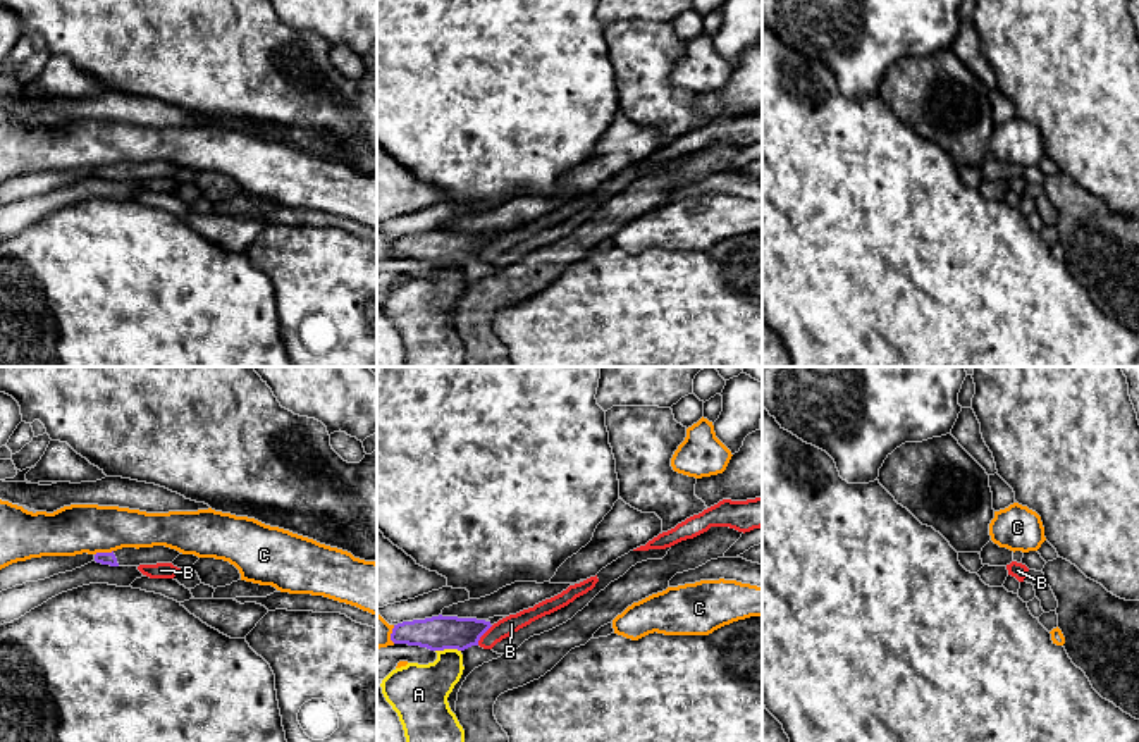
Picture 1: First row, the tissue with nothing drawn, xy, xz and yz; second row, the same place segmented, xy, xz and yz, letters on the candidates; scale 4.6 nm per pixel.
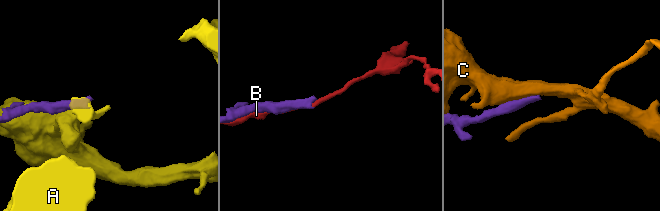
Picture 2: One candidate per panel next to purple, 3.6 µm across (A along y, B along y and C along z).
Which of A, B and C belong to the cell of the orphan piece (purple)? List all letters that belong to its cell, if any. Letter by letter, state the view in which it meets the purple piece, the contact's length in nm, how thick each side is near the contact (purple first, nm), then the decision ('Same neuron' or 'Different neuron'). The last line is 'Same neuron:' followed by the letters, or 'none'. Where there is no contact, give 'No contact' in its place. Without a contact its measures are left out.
A: Touches purple in xz. Shared border 120 nm. Thickness 160 nm (purple) against 280 nm. Different neuron
B: Touches purple in xz. Shared border 120 nm. Thickness 160 nm (purple) against 90 nm. Different neuron
C: Touches purple in xy. Shared border 90 nm. Thickness 60 nm (purple) against 240 nm. Different neuron
Same neuron: none

